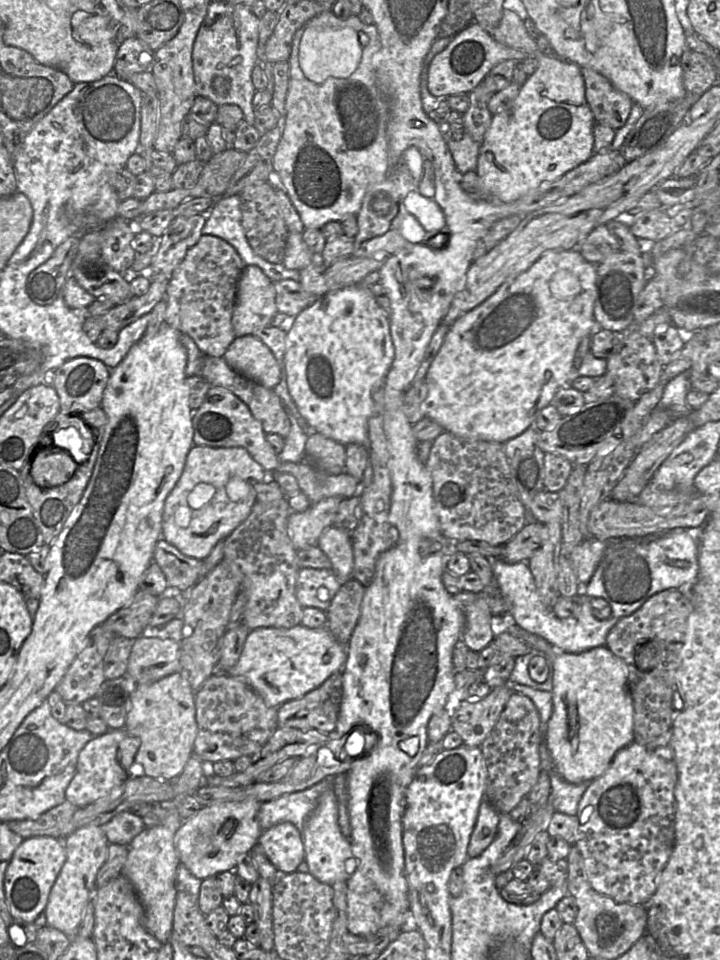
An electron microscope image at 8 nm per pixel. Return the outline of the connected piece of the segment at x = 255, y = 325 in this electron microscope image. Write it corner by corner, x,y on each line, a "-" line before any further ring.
255,265
246,266
238,282
232,324
236,337
268,327
278,313
274,282

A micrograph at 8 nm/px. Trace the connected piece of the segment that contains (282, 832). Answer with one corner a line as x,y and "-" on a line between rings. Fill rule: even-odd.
283,822
263,831
258,844
279,871
279,876
297,872
298,866
305,860
303,833
291,822

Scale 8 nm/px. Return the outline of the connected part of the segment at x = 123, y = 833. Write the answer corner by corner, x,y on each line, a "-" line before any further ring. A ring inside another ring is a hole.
129,811
119,812
101,827
110,844
122,845
129,845
132,839
146,828
142,817

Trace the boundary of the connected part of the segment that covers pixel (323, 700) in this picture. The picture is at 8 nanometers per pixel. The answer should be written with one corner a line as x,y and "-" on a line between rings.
336,672
303,697
279,706
278,728
295,728
302,731
314,729
325,734
332,733
339,715
342,683
341,672

